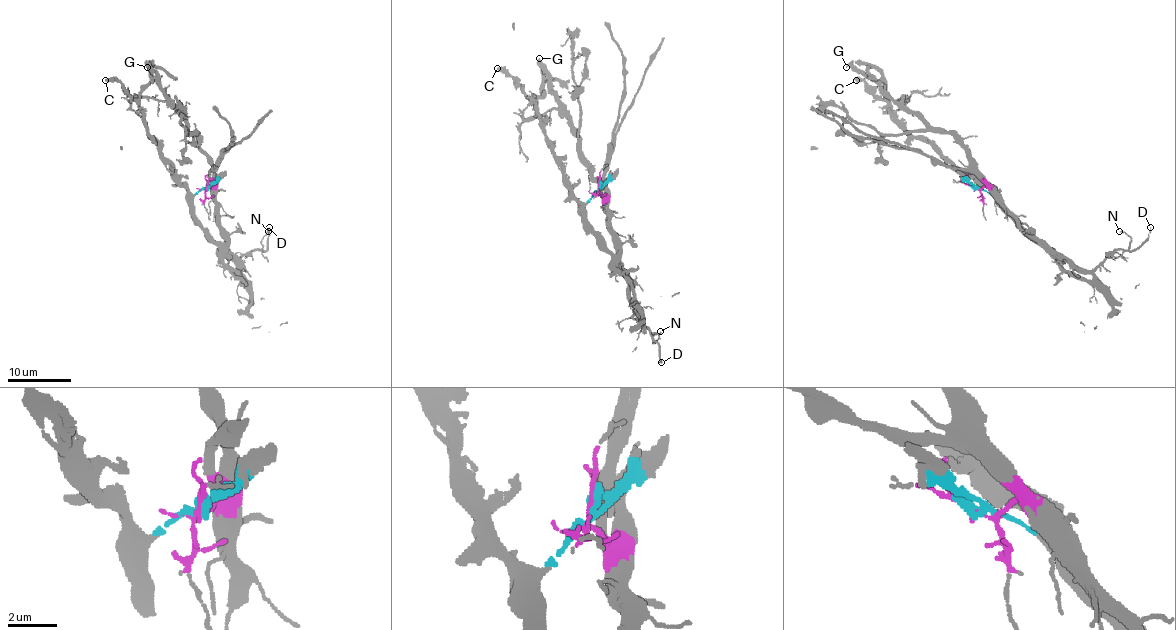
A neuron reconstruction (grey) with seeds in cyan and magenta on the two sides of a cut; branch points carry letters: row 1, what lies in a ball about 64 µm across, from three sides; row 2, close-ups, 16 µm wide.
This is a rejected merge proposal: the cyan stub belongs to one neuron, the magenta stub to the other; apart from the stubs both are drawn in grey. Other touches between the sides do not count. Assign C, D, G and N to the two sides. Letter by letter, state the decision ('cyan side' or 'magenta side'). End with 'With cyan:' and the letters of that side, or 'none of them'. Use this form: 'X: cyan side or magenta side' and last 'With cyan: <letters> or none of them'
C: cyan side
D: magenta side
G: magenta side
N: magenta side
With cyan: C

